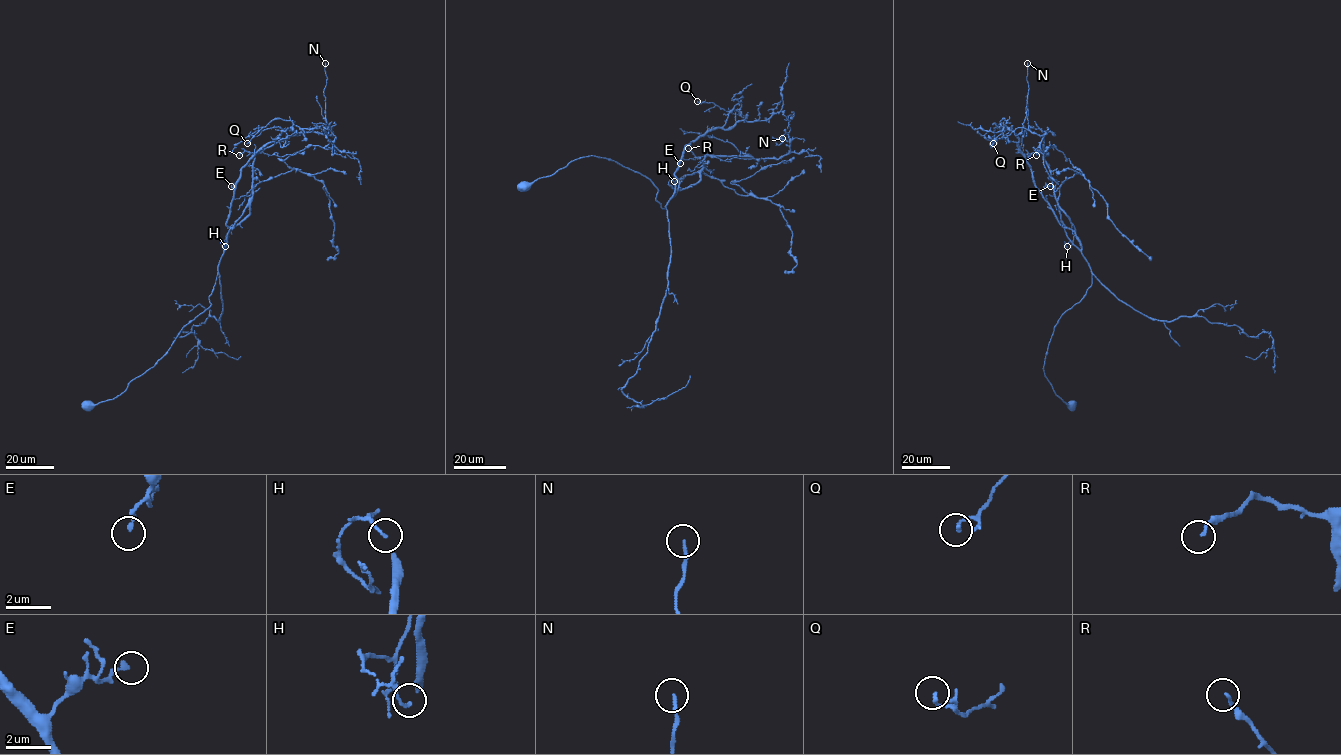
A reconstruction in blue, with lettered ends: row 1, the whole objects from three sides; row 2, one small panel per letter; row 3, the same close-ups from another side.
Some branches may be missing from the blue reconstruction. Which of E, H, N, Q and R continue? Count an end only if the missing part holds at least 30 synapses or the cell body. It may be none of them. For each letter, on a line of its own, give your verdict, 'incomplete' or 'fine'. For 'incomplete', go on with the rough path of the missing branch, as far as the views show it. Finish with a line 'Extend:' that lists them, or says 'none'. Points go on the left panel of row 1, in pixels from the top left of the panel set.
E: fine
H: fine
N: fine
Q: fine
R: fine
Extend: none

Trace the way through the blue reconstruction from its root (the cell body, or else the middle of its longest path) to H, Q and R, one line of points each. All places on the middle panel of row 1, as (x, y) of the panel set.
H: (524, 185), (588, 156), (614, 160), (648, 178), (663, 208), (674, 195), (669, 184), (674, 181)
Q: (524, 185), (596, 156), (648, 178), (665, 208), (684, 148), (747, 115), (697, 101)
R: (524, 185), (575, 159), (596, 156), (648, 178), (665, 208), (675, 181), (703, 168), (705, 157), (688, 148)

